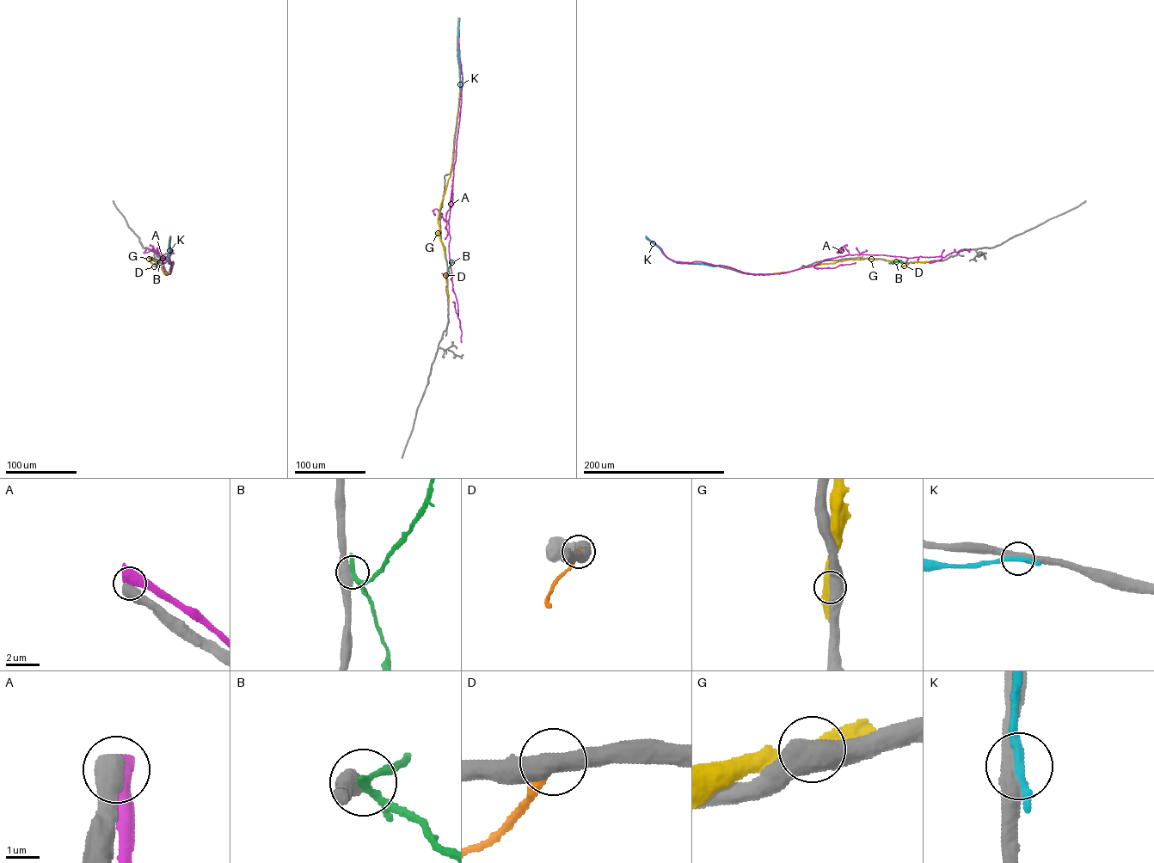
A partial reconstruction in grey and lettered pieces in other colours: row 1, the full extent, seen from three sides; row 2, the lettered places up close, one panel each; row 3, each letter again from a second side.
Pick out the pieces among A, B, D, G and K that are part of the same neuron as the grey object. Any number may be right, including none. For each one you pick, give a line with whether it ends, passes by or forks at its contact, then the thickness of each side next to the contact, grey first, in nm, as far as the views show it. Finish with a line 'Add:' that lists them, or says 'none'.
Add: none

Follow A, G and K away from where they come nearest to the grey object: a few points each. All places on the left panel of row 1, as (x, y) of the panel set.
A: (169, 237), (169, 260), (173, 265), (168, 274), (159, 254), (168, 257), (172, 248)
G: (159, 260), (149, 259), (162, 267), (165, 274), (168, 272), (170, 263)
K: (171, 266), (170, 235)

